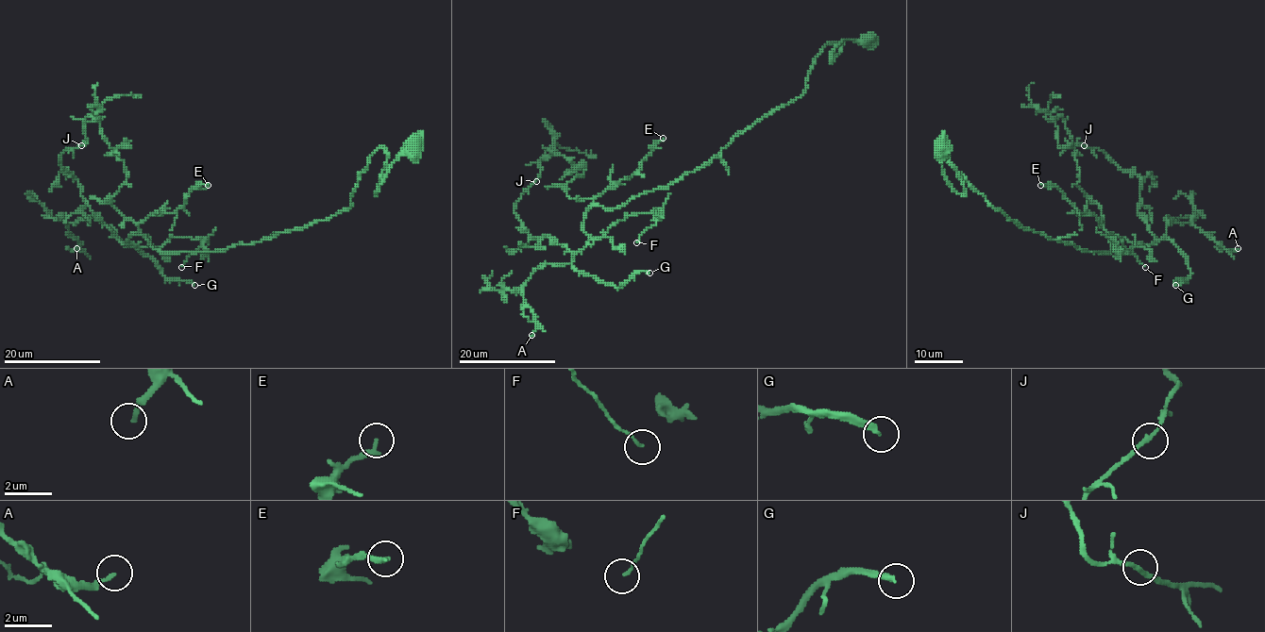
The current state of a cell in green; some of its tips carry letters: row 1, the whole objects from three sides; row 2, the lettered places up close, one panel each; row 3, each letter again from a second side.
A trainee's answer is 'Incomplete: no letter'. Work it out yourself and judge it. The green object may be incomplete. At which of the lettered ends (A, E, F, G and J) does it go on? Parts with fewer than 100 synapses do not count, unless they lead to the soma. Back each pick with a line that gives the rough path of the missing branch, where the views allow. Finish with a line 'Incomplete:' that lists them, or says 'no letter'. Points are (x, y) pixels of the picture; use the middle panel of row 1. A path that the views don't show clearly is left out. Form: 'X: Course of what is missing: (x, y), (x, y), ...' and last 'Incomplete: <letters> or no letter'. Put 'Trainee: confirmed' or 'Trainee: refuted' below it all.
Incomplete: G
Trainee: refuted

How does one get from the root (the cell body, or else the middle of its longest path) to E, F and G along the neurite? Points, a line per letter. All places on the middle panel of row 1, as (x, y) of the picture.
E: (703, 167), (685, 173), (663, 189), (632, 197), (615, 208), (594, 202), (635, 174), (663, 138)
F: (703, 167), (615, 208), (586, 210), (583, 229), (595, 239), (629, 215), (658, 211), (660, 219), (636, 242)
G: (703, 167), (615, 208), (586, 210), (588, 243), (571, 263), (576, 269), (615, 289), (633, 274), (649, 273)

